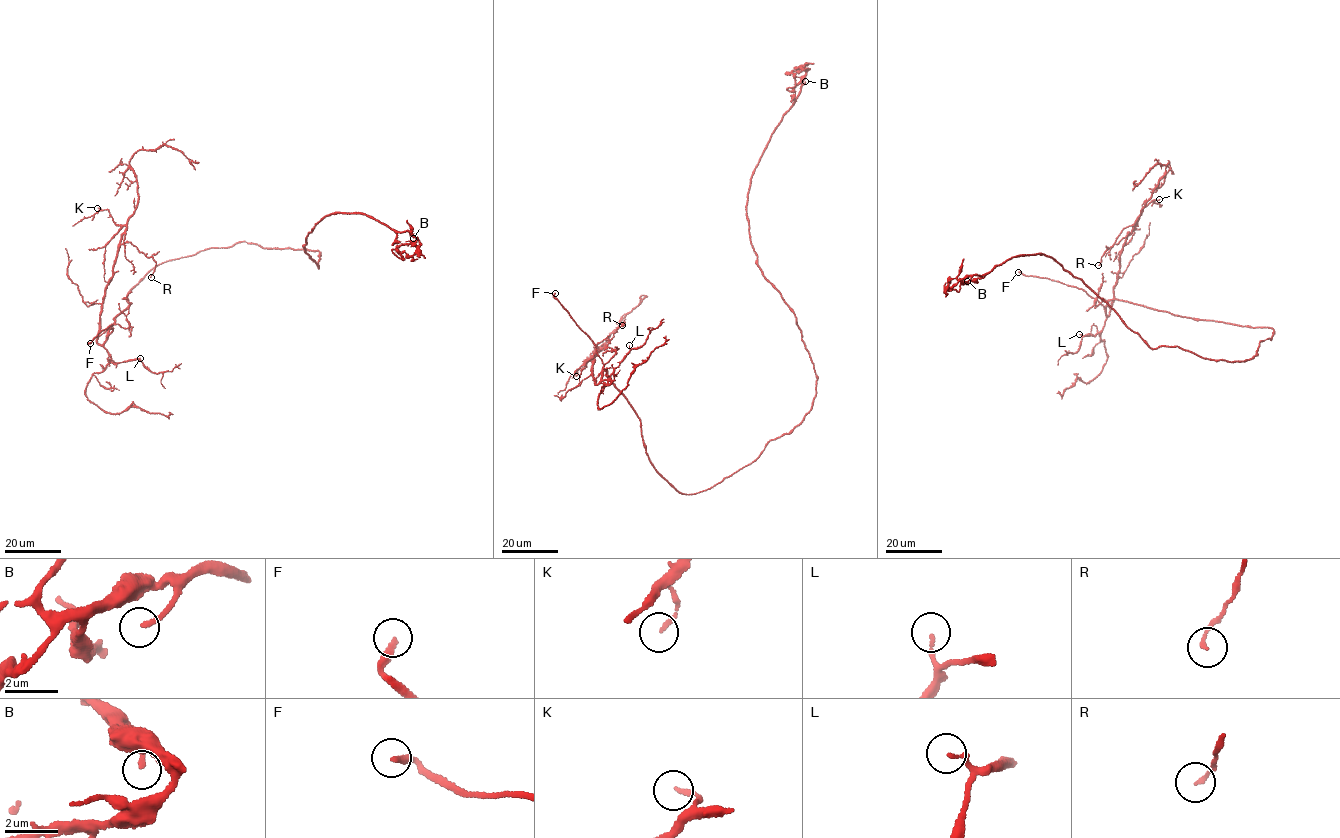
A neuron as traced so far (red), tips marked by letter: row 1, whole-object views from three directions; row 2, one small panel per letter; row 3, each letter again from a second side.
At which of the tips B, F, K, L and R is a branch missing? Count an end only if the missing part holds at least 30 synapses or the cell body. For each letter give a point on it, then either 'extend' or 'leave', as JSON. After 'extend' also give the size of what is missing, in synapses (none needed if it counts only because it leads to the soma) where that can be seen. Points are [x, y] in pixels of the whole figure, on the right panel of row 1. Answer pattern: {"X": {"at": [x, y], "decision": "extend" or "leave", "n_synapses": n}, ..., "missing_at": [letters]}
{"B": {"at": [967, 281], "decision": "extend", "n_synapses": 60}, "F": {"at": [1018, 272], "decision": "extend"}, "K": {"at": [1159, 199], "decision": "leave"}, "L": {"at": [1079, 334], "decision": "leave"}, "R": {"at": [1098, 265], "decision": "leave"}, "missing_at": ["B", "F"]}

